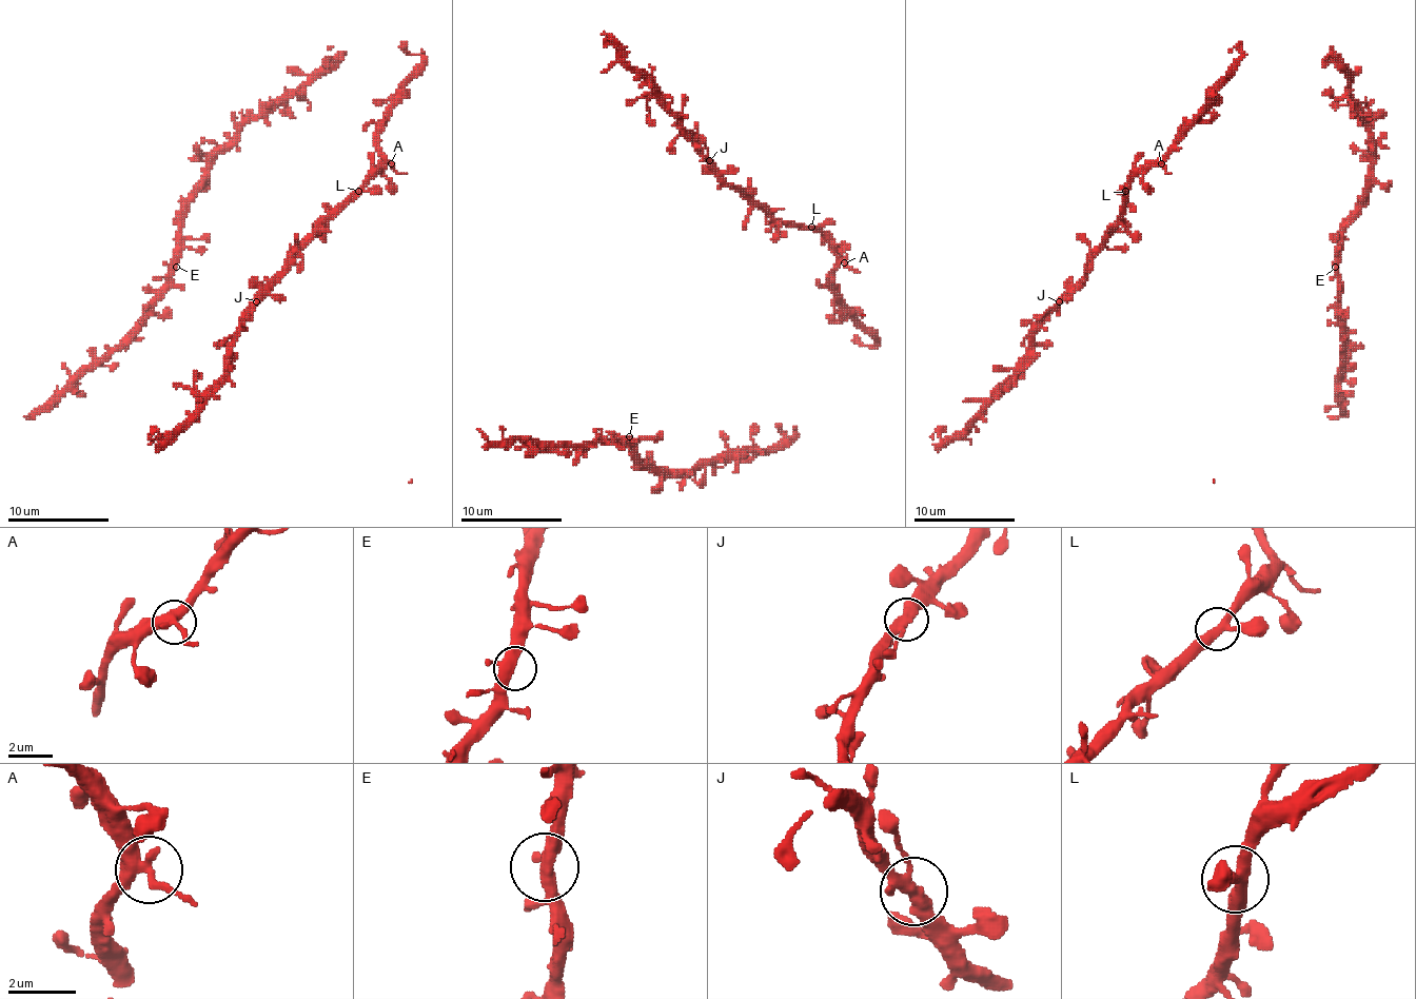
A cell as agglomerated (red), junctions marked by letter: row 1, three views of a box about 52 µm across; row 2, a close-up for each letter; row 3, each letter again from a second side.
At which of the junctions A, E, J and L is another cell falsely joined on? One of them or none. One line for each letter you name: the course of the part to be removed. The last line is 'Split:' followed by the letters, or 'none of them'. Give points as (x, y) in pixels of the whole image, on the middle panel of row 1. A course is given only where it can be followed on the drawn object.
Split: none of them

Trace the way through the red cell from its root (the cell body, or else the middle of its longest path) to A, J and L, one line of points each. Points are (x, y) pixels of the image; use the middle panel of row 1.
A: (857, 343), (872, 346), (874, 338), (839, 302), (831, 285), (831, 272), (844, 262)
J: (857, 343), (872, 346), (874, 338), (831, 285), (837, 249), (813, 229), (781, 223), (735, 191), (710, 160)
L: (857, 343), (872, 346), (874, 338), (839, 302), (831, 285), (837, 249), (811, 227)

